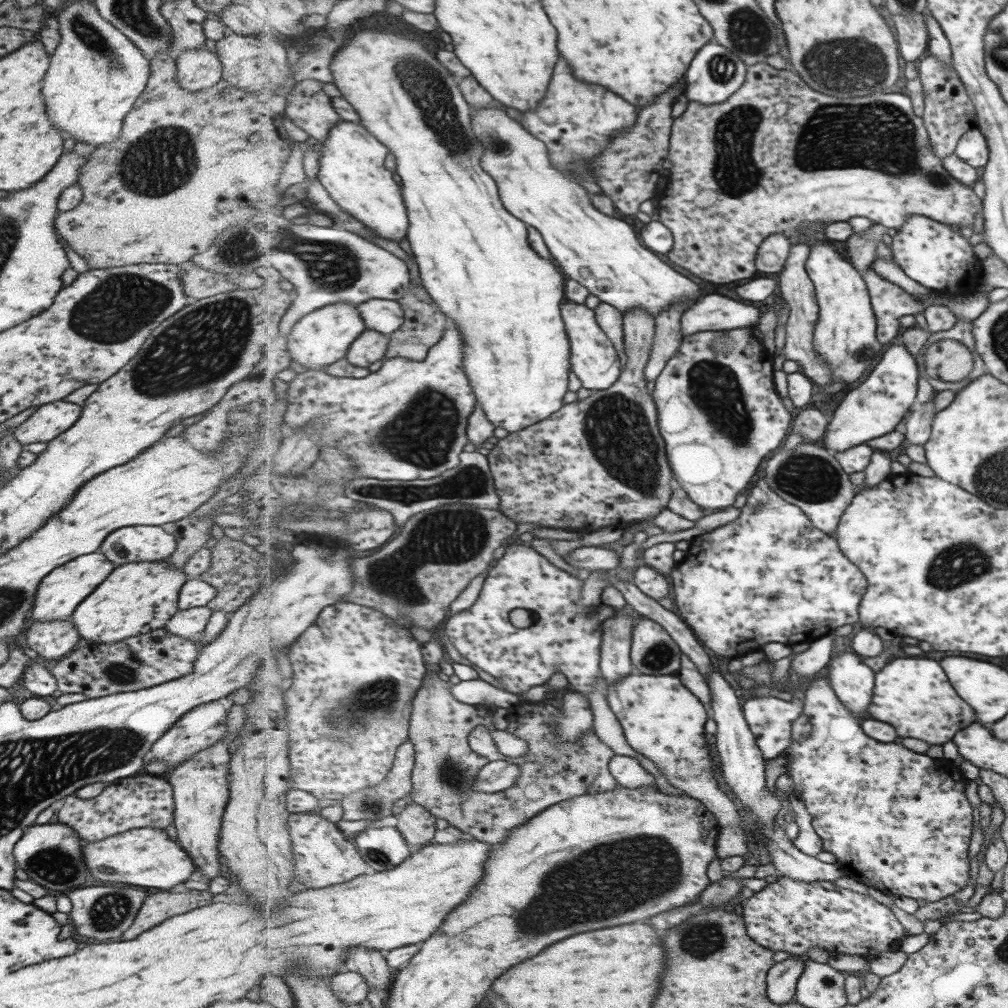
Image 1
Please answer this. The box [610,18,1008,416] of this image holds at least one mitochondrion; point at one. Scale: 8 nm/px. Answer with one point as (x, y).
(882, 137)

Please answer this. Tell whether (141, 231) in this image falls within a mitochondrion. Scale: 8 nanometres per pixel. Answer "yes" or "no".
no

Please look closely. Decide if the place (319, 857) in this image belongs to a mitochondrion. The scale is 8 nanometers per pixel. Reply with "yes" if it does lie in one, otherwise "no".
no

